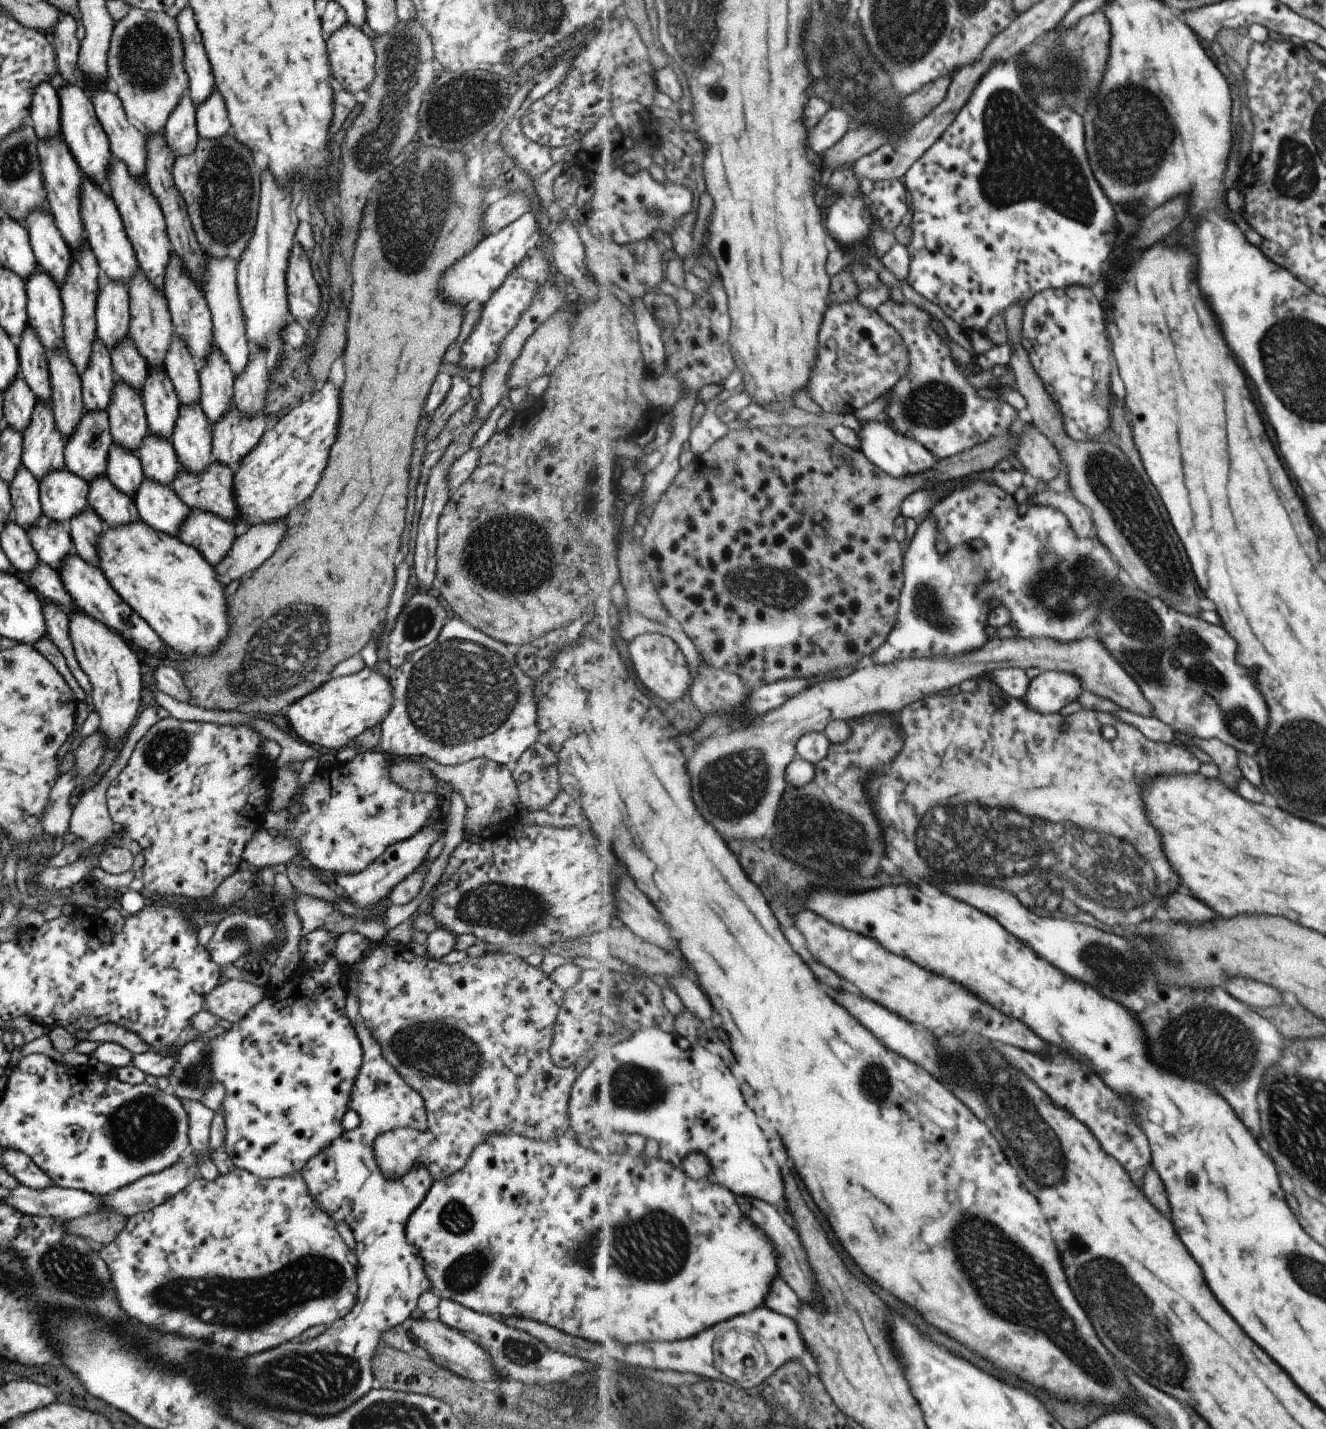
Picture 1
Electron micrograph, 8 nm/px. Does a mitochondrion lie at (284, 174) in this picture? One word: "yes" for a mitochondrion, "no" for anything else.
no

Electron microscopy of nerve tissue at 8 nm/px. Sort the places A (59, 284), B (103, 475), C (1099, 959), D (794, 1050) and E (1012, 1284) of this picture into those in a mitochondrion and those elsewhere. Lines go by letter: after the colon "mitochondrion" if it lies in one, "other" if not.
A: other
B: other
C: mitochondrion
D: other
E: mitochondrion

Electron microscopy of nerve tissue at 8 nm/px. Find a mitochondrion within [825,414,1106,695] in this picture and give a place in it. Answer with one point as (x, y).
(930, 607)

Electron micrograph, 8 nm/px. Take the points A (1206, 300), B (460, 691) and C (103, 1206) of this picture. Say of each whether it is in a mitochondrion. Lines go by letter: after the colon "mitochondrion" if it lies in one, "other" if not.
A: other
B: mitochondrion
C: other

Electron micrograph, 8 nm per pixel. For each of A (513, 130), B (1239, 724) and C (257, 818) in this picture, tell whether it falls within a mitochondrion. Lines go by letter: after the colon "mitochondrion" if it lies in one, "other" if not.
A: other
B: mitochondrion
C: other

